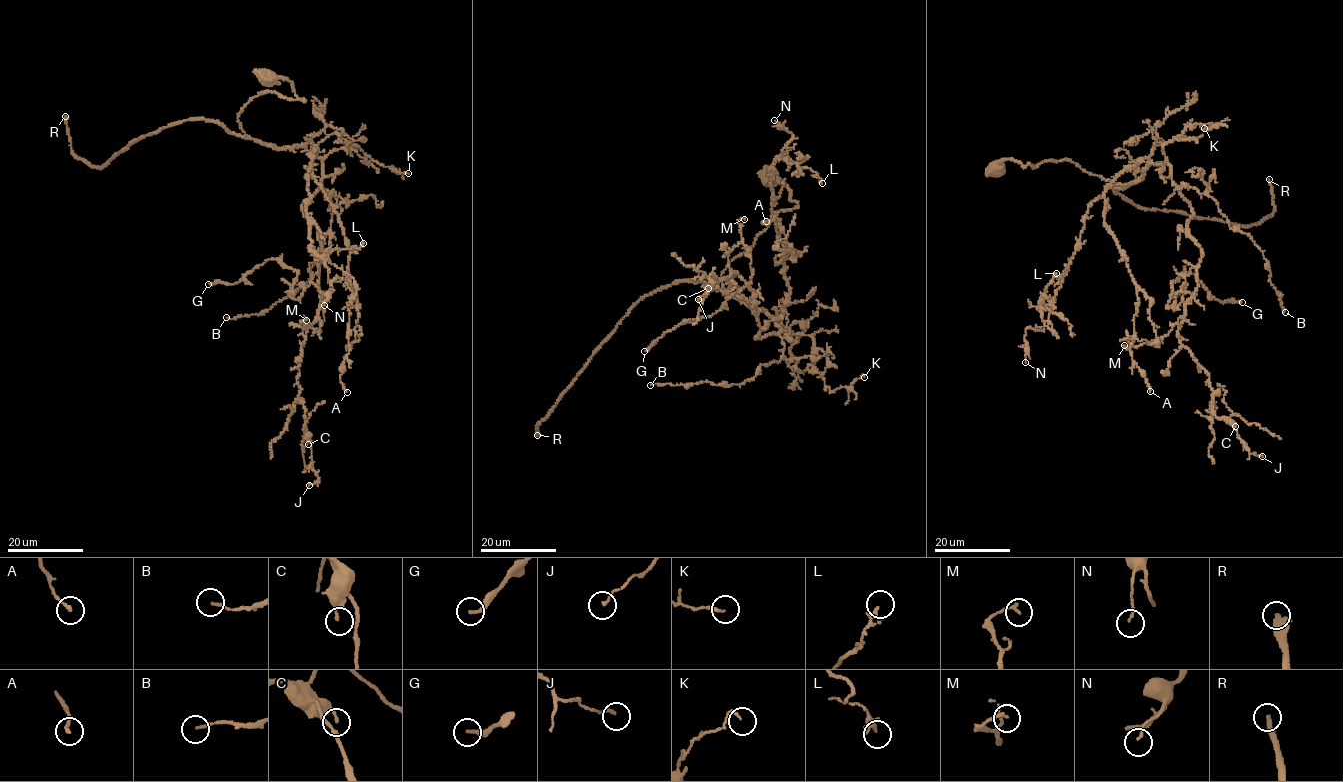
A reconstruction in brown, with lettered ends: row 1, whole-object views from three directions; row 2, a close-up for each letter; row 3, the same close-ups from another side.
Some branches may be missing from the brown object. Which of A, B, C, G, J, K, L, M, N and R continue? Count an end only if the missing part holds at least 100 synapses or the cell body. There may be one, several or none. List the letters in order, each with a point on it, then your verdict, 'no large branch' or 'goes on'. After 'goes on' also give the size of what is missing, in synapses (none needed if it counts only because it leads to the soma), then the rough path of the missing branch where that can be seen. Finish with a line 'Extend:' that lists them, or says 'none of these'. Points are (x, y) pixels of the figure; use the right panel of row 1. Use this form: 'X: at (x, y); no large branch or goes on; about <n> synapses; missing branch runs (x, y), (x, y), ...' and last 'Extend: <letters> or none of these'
A: at (1150, 391); no large branch
B: at (1285, 312); no large branch
C: at (1235, 426); no large branch
G: at (1242, 302); no large branch
J: at (1262, 456); no large branch
K: at (1204, 128); no large branch
L: at (1056, 273); no large branch
M: at (1124, 345); no large branch
N: at (1025, 362); no large branch
R: at (1269, 179); goes on; about 300 synapses
Extend: R

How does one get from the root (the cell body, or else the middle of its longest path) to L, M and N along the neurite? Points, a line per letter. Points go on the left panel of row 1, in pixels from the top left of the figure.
L: (267, 77), (305, 101), (261, 93), (240, 126), (278, 148), (317, 148), (309, 250), (363, 243)
M: (267, 77), (305, 101), (261, 93), (240, 126), (321, 159), (302, 207), (323, 254), (320, 331), (306, 320)
N: (267, 77), (305, 101), (261, 93), (240, 126), (278, 148), (317, 148), (309, 250), (337, 277), (324, 305)

